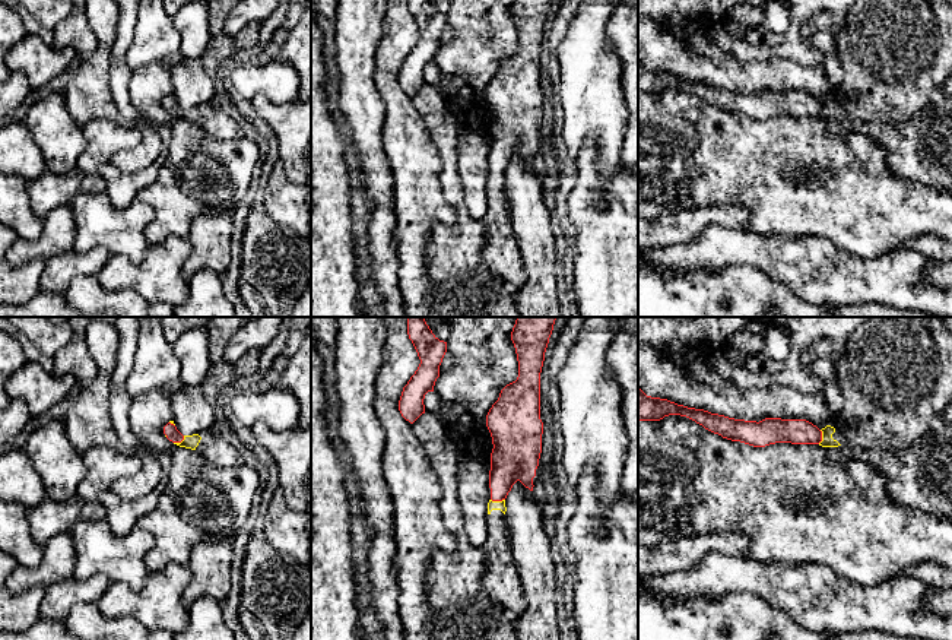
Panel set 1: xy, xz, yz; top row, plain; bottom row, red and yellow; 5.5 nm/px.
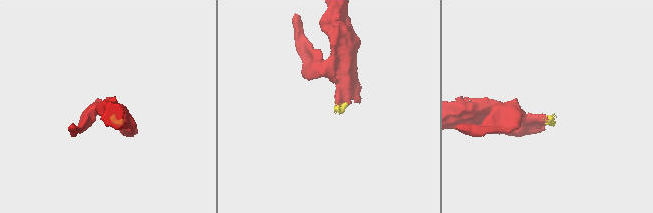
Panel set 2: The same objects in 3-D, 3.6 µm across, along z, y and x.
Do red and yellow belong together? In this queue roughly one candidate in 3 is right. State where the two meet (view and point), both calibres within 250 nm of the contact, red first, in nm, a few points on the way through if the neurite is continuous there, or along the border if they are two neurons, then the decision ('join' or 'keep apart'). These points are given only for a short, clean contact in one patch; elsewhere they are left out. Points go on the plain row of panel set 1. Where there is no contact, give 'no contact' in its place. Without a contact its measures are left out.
xz (498, 173) | 260/50 nm | across xz (514, 130), (501, 151), (498, 173), (492, 177) | join

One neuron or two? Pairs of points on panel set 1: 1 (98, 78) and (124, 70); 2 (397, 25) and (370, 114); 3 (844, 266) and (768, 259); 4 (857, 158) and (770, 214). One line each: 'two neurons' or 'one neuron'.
1: two neurons
2: two neurons
3: one neuron
4: one neuron

